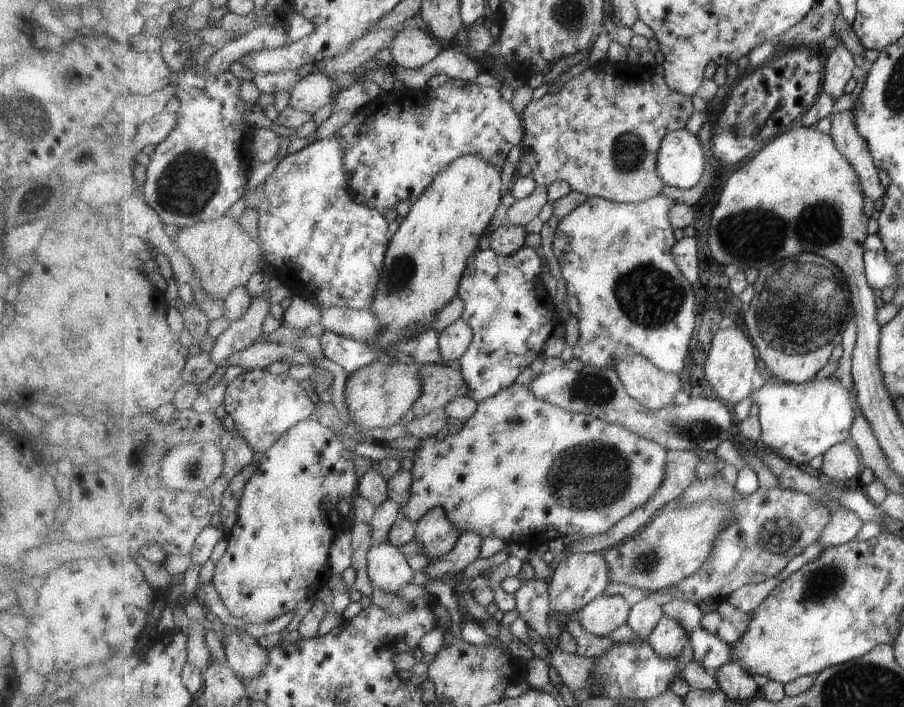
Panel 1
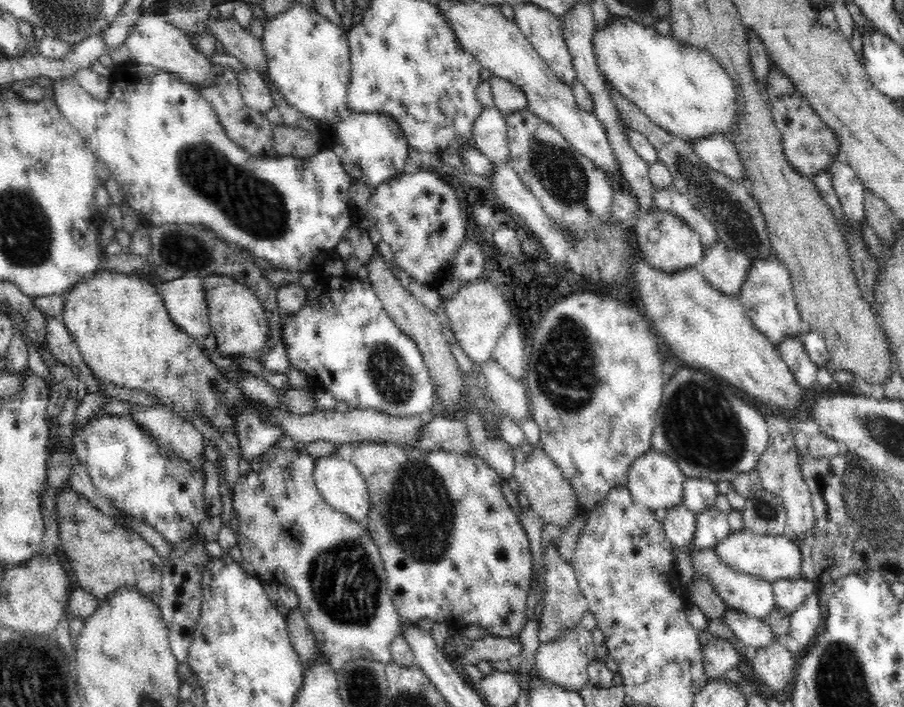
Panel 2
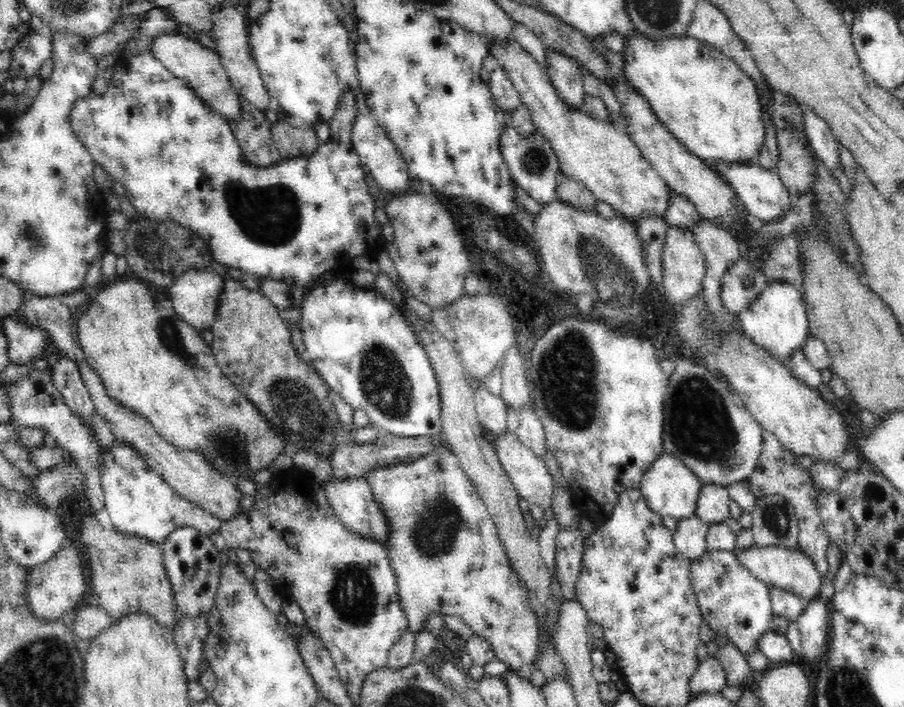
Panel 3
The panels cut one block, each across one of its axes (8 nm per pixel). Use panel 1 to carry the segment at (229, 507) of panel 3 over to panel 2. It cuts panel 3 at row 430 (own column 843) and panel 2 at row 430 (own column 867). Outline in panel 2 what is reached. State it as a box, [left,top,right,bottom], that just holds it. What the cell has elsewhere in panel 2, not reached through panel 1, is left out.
[127,406,206,484]

